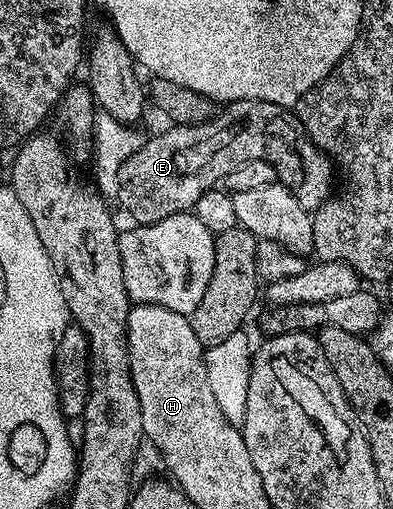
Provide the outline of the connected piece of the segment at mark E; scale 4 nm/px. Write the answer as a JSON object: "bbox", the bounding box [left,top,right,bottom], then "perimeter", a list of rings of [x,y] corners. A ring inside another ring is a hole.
{"bbox":[116,100,335,226],"perimeter":[[[239,100],[238,102],[230,102],[222,105],[220,109],[214,113],[212,118],[209,118],[203,124],[191,124],[190,126],[178,126],[176,124],[168,127],[170,130],[165,130],[162,134],[157,134],[154,138],[151,136],[146,137],[142,144],[134,155],[131,155],[129,159],[123,163],[121,171],[119,172],[119,192],[116,196],[116,201],[121,202],[121,206],[130,214],[134,219],[134,223],[146,226],[152,222],[158,222],[163,220],[167,216],[175,216],[176,214],[184,214],[192,211],[196,207],[199,196],[203,196],[203,192],[214,189],[225,177],[227,177],[232,170],[239,168],[239,164],[243,164],[247,160],[267,160],[267,164],[271,164],[275,168],[277,173],[277,182],[280,185],[288,188],[290,192],[299,200],[299,204],[307,211],[317,210],[328,202],[331,195],[334,193],[333,190],[333,170],[335,174],[335,163],[328,154],[318,150],[317,145],[309,138],[309,133],[301,127],[301,123],[297,121],[296,113],[290,112],[286,107],[276,106],[270,102],[264,102],[263,100]]]}

